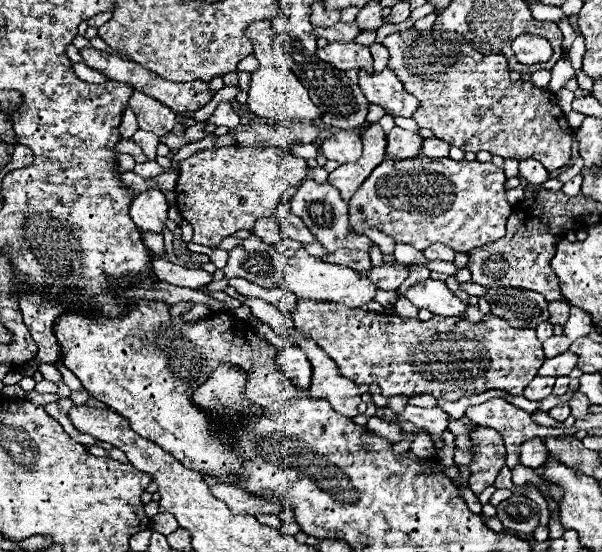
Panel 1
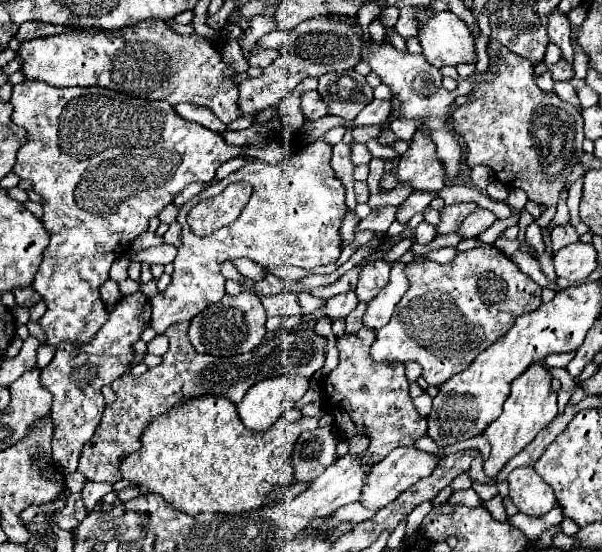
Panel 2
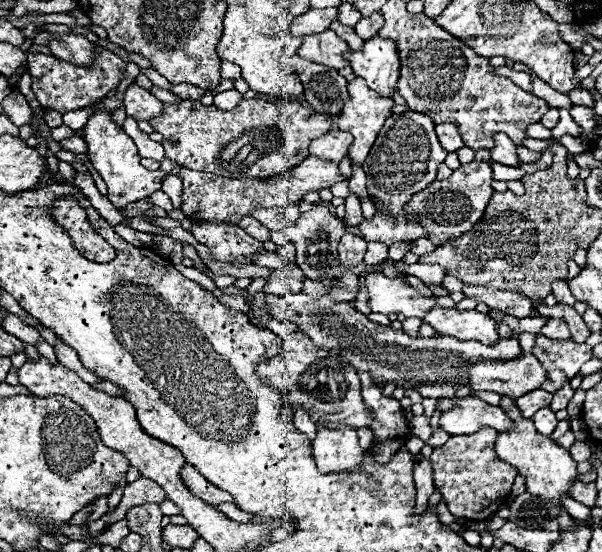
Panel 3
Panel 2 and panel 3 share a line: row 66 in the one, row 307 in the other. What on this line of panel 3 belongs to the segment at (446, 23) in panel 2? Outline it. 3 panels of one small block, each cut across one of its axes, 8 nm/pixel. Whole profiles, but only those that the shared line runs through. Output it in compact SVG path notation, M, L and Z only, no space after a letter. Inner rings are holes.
M436 306L424 318L438 334L442 336L456 336L458 340L480 340L482 344L496 344L498 332L496 322L488 314L480 314L476 310L458 312L458 310L444 310Z

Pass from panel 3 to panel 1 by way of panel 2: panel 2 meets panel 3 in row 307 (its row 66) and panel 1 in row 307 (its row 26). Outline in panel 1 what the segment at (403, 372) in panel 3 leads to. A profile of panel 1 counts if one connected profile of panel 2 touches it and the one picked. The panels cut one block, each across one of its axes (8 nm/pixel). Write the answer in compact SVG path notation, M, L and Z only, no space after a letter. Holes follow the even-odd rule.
M296 298L296 302L296 310L292 312L294 326L310 340L316 340L316 344L320 344L320 348L324 348L324 352L336 360L344 378L350 378L354 384L378 384L386 398L430 394L434 398L454 402L462 396L476 396L486 390L504 390L512 396L520 396L546 360L536 330L512 328L508 320L492 314L486 314L478 324L464 318L442 316L432 316L430 320L420 322L416 318L406 320L400 316L366 312L362 308L348 308L344 304L328 304L320 300Z

